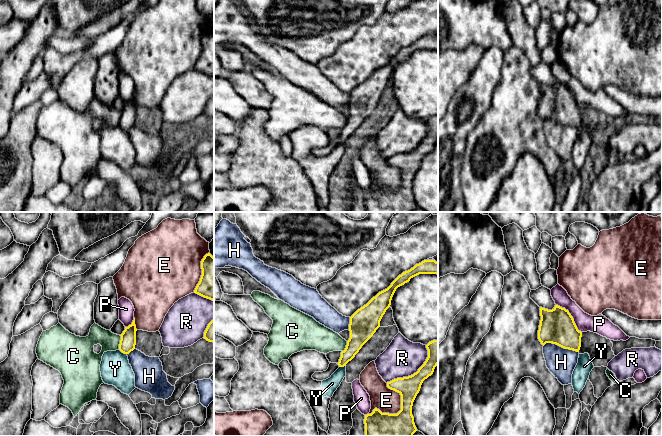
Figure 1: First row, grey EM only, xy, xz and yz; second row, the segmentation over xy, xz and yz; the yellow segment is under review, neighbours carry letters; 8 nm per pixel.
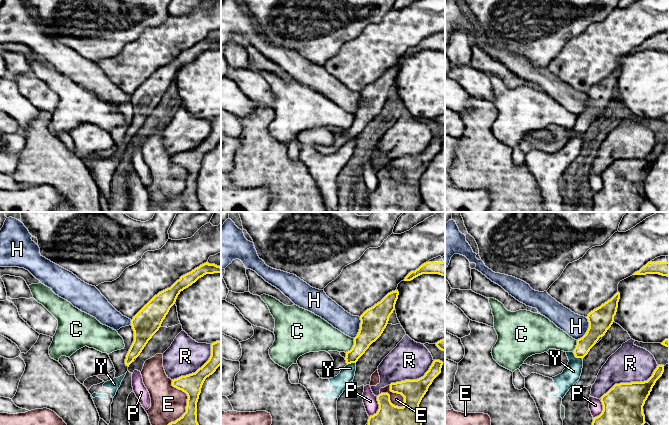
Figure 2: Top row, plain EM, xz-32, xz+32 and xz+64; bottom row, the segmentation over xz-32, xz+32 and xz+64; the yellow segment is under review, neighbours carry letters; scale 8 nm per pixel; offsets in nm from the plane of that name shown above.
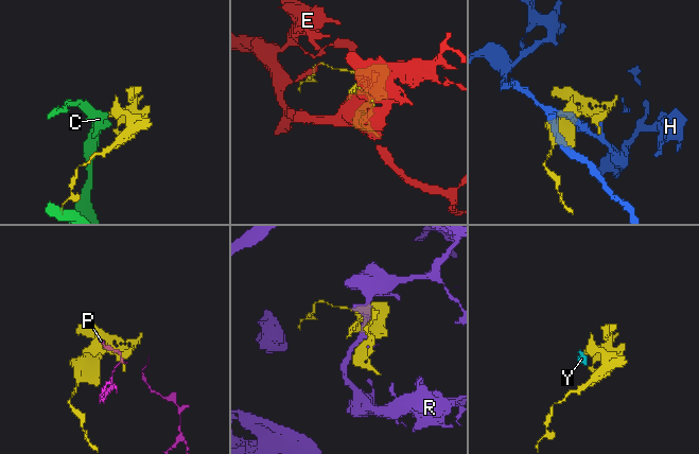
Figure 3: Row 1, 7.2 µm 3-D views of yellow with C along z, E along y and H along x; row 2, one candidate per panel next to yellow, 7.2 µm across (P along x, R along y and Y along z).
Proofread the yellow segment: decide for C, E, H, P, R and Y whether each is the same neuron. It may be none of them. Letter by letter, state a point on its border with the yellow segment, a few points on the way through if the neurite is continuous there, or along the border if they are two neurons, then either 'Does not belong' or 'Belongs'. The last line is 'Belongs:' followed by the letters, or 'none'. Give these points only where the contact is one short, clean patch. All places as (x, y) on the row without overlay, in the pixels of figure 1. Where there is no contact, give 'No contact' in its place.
C: Touches yellow at xy (120, 118). Boundary: xy (120, 111), (118, 124). Does not belong
E: Touches yellow at xz (392, 190). Does not belong
H: Touches yellow at yz (561, 122). Does not belong
P: Touches yellow at yz (571, 92). Does not belong
R: Touches yellow at xz (414, 149). Does not belong
Y: Touches yellow at xy (122, 128). Boundary: xy (118, 125), (126, 130). Does not belong
Belongs: none

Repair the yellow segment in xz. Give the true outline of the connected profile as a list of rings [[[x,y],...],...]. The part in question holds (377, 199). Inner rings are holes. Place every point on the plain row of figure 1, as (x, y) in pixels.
[[[438,115],[429,118],[426,124],[428,126],[428,133],[416,149],[387,158],[389,165],[401,171],[401,186],[397,190],[389,190],[382,189],[379,185],[375,184],[371,190],[365,191],[365,212],[413,212],[417,207],[412,191],[412,182],[423,157],[433,150],[435,143],[438,141]]]

